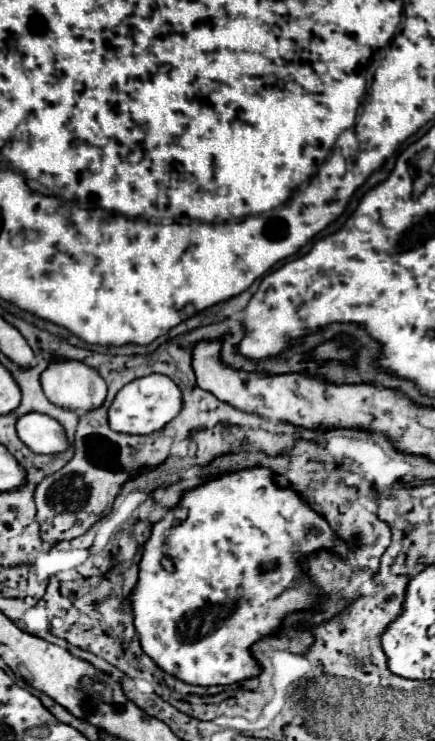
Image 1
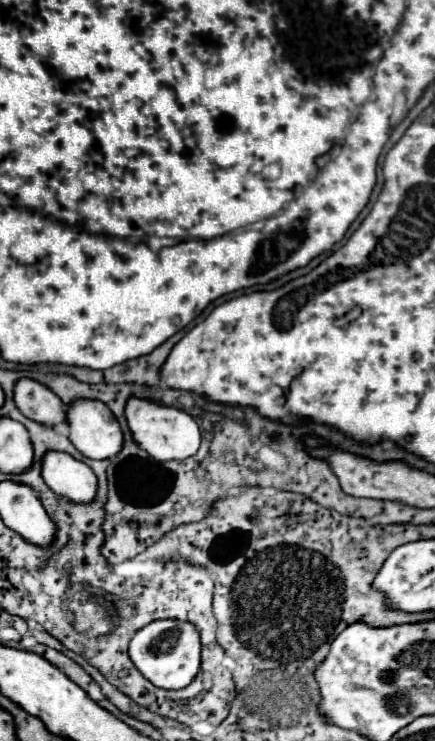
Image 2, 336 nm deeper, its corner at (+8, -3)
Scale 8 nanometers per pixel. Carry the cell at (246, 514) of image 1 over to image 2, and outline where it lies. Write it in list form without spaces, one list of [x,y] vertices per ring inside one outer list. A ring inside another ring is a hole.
[[[156,619],[136,631],[136,635],[130,641],[130,659],[136,665],[136,669],[156,687],[162,689],[184,689],[188,687],[202,663],[202,643],[200,633],[190,621],[180,619]]]

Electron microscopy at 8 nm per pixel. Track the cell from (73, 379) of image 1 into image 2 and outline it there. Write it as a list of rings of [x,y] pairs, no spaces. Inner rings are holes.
[[[74,399],[68,407],[66,407],[66,423],[70,429],[70,441],[72,445],[88,459],[108,459],[114,457],[120,451],[122,445],[122,431],[120,425],[116,421],[116,417],[112,415],[112,411],[96,399]]]

